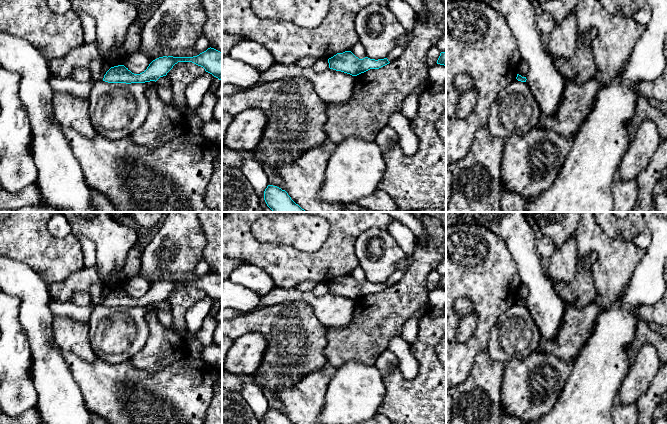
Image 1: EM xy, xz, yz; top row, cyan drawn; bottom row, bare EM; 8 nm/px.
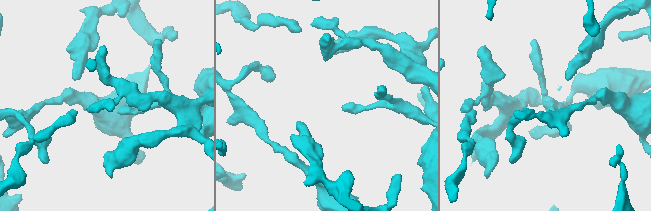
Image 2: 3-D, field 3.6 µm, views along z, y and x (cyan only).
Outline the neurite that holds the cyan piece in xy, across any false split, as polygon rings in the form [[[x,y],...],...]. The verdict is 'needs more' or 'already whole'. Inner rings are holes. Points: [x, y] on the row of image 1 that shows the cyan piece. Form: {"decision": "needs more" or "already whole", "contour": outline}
{"decision": "already whole", "contour": [[[210,47],[193,57],[159,57],[153,60],[147,69],[140,74],[132,73],[124,65],[114,66],[106,72],[103,81],[126,84],[156,82],[160,77],[166,76],[178,62],[192,62],[203,67],[206,72],[212,74],[219,80],[222,79],[222,52]]]}

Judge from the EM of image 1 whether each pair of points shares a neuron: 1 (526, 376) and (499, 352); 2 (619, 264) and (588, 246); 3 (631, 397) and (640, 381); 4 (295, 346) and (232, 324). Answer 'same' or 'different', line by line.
1: different
2: same
3: same
4: same

